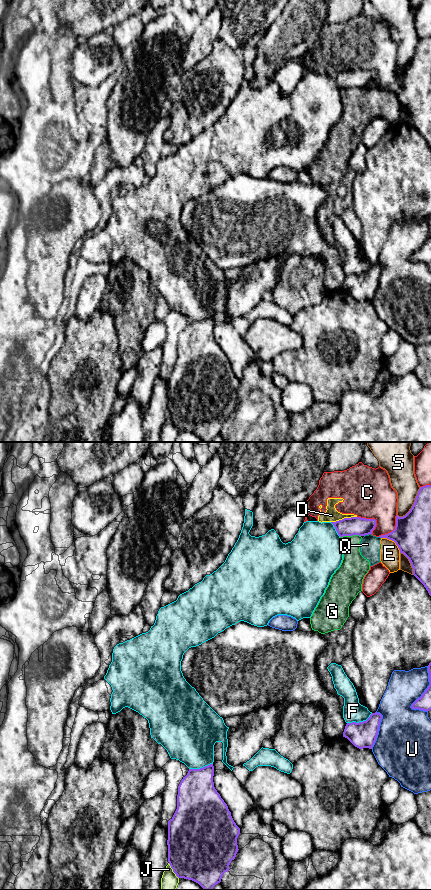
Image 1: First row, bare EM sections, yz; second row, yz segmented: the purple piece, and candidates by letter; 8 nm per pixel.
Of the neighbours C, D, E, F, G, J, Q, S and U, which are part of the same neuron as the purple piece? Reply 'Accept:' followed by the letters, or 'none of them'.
Accept: none of them

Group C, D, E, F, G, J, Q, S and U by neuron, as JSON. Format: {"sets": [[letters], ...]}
{"sets": [["C", "D"], ["E", "G", "Q"], ["F"], ["J"], ["S"], ["U"]]}

